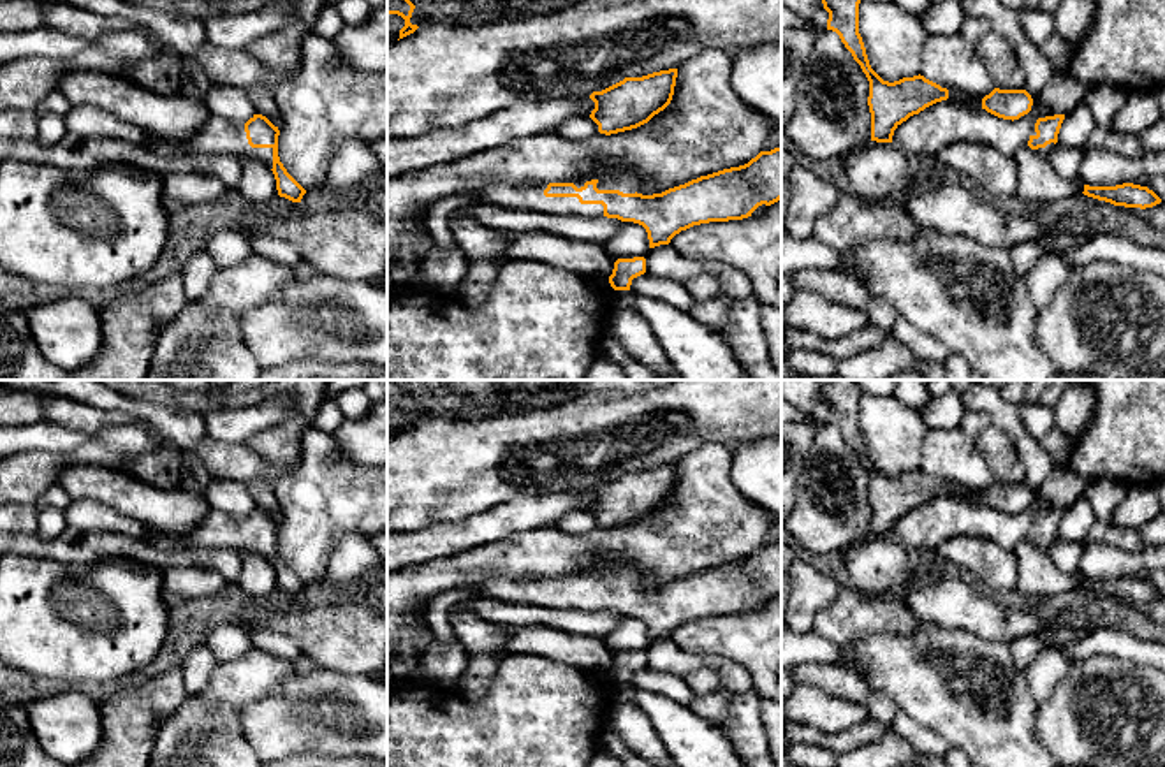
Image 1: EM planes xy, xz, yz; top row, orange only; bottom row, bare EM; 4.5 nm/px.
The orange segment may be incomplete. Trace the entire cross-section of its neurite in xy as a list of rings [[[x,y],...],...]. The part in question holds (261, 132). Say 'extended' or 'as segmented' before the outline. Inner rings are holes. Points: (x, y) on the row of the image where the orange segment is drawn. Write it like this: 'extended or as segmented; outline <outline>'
extended; outline [[[253,114],[245,125],[211,116],[201,130],[176,142],[187,155],[248,155],[273,171],[280,197],[301,202],[306,190],[280,162],[278,135],[278,127],[262,114]]]

